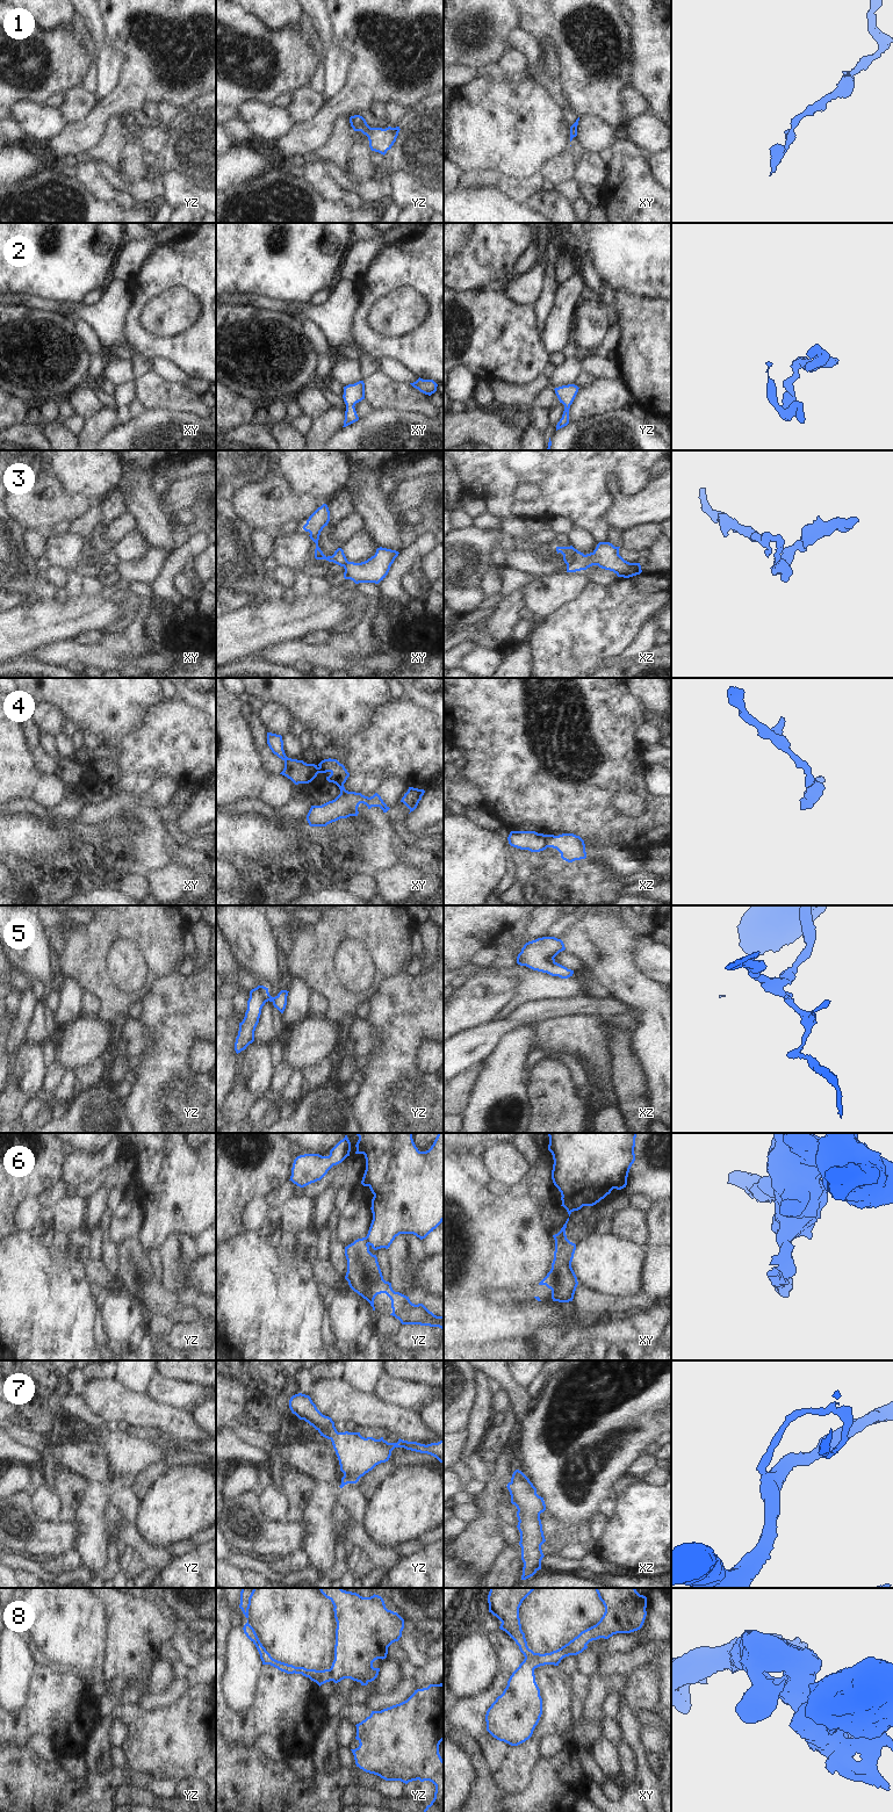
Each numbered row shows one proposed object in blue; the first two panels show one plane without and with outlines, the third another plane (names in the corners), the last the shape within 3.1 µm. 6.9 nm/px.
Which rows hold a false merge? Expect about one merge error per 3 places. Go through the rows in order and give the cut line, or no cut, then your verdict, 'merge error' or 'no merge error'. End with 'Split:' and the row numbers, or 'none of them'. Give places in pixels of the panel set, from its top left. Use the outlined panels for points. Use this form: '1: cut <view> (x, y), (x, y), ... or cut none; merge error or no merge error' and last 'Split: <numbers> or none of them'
1: cut none; no merge error
2: cut none; no merge error
3: cut xz (570, 546), (574, 558), (567, 565); merge error
4: cut xz (545, 835), (548, 846); merge error
5: cut none; no merge error
6: cut xy (566, 1237), (555, 1240); merge error
7: cut none; no merge error
8: cut none; no merge error
Split: 3, 4, 6

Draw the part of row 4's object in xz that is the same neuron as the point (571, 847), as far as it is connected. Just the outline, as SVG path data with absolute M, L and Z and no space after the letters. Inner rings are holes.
M574 833L546 835L548 847L556 849L568 862L586 858L584 840Z

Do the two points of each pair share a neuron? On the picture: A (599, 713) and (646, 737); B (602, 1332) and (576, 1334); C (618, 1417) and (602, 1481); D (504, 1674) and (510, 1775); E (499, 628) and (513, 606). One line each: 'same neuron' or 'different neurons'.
A: different neurons
B: same neuron
C: same neuron
D: same neuron
E: same neuron

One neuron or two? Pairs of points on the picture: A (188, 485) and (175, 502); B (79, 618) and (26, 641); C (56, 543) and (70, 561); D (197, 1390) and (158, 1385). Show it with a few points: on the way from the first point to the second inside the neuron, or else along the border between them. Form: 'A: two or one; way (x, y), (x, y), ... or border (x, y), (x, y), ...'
A: one; way (188, 489), (179, 498)
B: one; way (66, 620), (48, 621), (38, 628)
C: one; way (60, 548), (69, 556)
D: one; way (188, 1390), (167, 1390)

